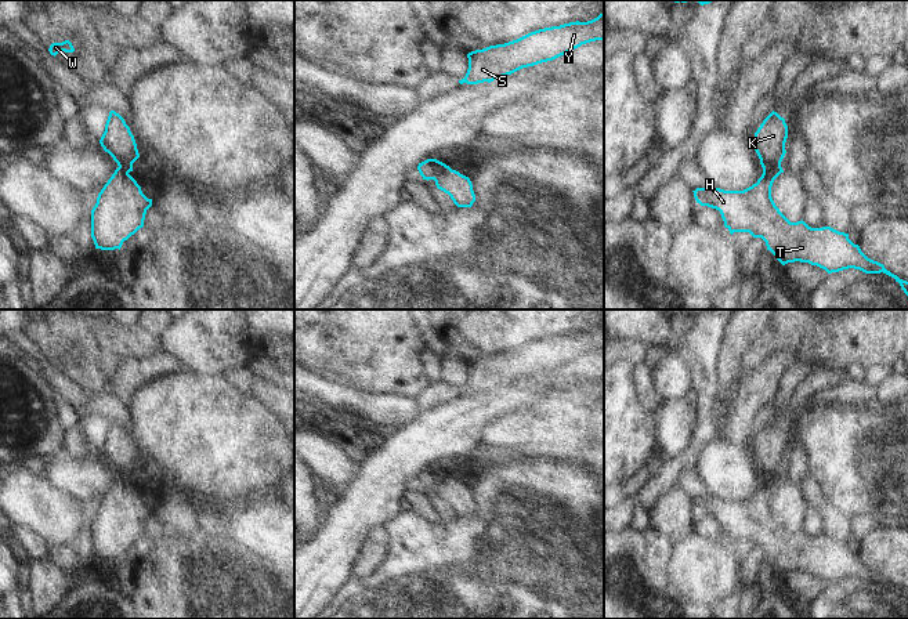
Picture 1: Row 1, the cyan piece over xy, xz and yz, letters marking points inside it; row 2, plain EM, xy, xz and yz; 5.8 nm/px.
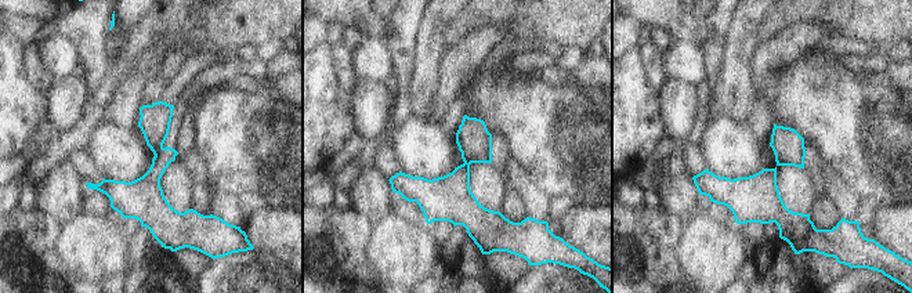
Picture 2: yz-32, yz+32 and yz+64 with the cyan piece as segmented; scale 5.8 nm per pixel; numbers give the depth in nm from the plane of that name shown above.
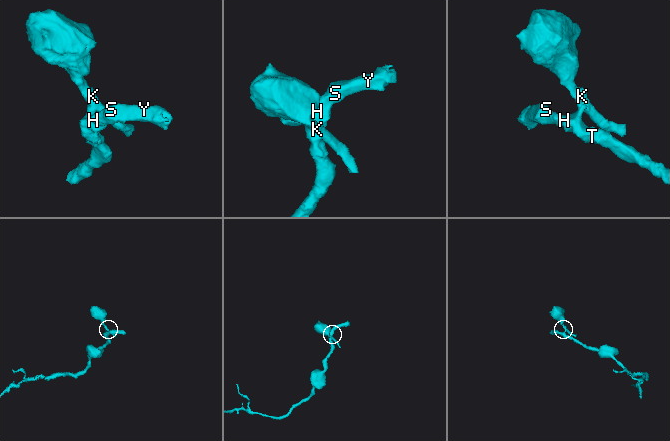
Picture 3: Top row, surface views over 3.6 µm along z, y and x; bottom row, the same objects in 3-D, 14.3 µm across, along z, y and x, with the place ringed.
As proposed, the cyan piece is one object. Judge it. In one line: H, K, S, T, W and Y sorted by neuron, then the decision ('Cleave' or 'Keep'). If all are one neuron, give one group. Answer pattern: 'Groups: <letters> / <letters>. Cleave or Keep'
Groups: H S T Y / K W. Cleave

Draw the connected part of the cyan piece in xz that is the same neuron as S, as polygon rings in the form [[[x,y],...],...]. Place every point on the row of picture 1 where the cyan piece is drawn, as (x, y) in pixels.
[[[604,14],[587,22],[539,29],[504,44],[471,51],[467,54],[467,73],[459,83],[491,83],[522,68],[553,61],[596,40],[604,40]]]

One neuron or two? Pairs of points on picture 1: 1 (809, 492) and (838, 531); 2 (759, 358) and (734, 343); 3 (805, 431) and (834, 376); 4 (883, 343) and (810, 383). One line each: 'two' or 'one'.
1: one
2: two
3: two
4: two

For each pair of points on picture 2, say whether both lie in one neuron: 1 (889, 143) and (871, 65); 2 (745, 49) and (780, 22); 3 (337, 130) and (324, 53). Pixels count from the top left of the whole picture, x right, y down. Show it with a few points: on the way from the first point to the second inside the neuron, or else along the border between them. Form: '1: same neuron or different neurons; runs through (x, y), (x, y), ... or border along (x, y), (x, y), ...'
1: different neurons; border along (871, 71), (885, 72)
2: different neurons; border along (766, 14), (757, 24), (759, 43)
3: same neuron; runs through (324, 111), (324, 72)

